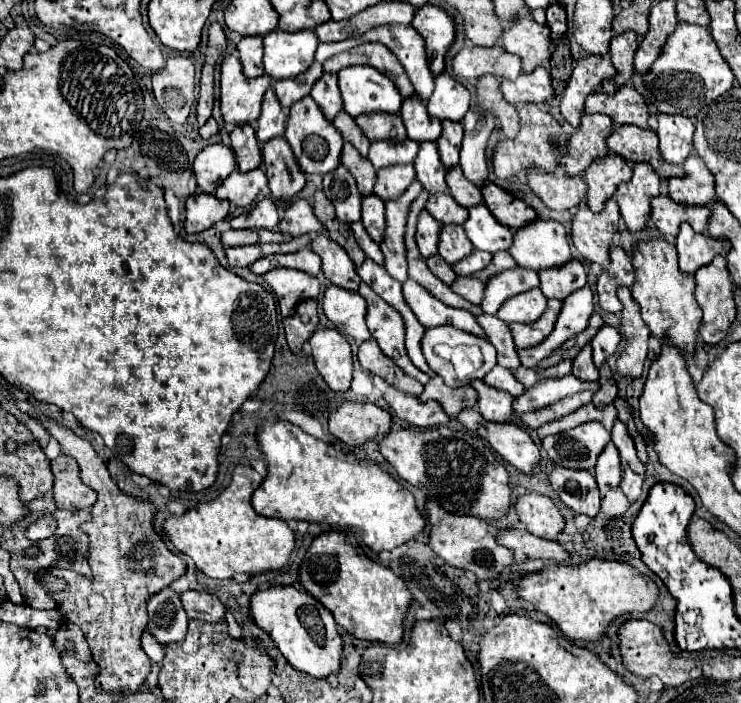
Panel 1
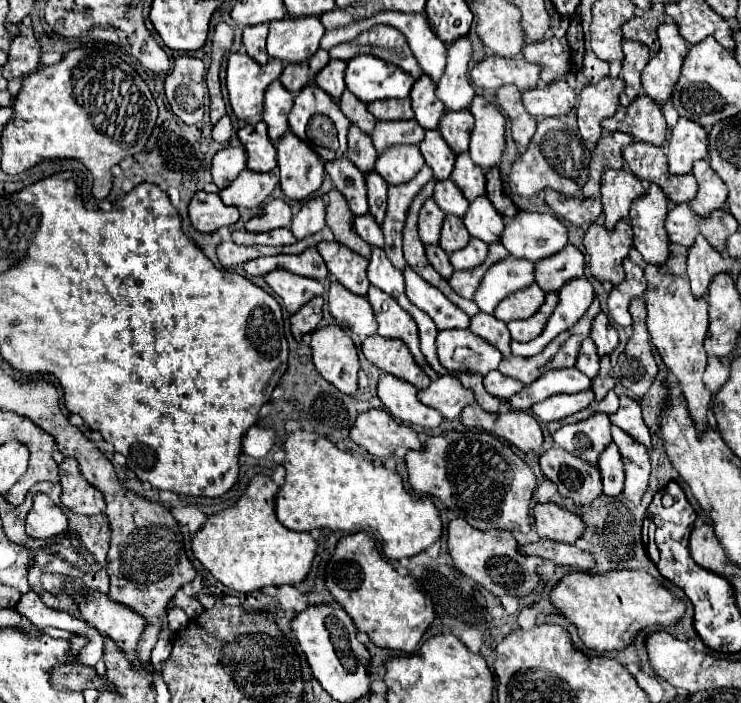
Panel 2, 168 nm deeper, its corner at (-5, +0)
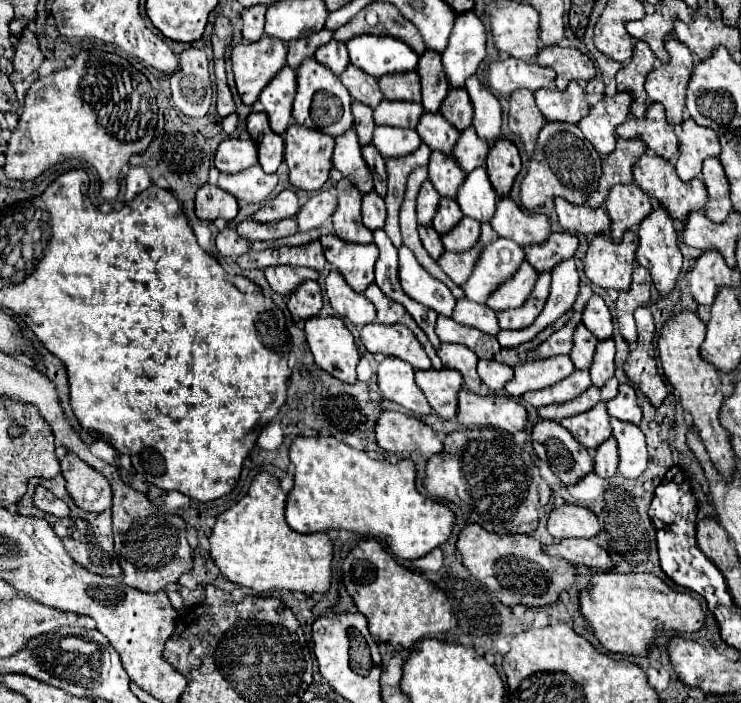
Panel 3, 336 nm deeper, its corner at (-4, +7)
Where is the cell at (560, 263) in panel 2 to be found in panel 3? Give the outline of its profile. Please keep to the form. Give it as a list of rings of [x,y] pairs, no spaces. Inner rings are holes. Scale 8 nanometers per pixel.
[[[553,232],[543,244],[525,246],[525,260],[537,270],[537,274],[551,272],[557,262],[569,260],[575,256],[579,248],[579,240],[575,234],[569,232]]]

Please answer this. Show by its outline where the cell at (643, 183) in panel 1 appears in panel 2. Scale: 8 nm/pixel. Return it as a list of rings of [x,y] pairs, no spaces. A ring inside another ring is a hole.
[[[650,185],[648,193],[630,209],[630,225],[634,229],[634,249],[646,265],[664,265],[670,257],[670,241],[664,229],[668,215],[668,199],[658,185]]]

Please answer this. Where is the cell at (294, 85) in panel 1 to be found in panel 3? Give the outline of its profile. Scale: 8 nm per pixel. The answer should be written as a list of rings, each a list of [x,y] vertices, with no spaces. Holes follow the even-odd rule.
[[[319,30],[317,34],[311,34],[307,38],[299,38],[295,42],[287,44],[287,66],[297,70],[301,66],[301,62],[305,58],[313,58],[315,50],[319,46],[325,46],[331,40],[331,32],[329,30]]]

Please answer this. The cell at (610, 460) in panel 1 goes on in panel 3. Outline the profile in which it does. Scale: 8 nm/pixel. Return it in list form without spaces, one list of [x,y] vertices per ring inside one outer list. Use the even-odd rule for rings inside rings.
[[[609,438],[609,440],[605,440],[599,448],[597,448],[597,452],[595,452],[595,474],[599,476],[599,478],[613,478],[613,476],[617,476],[617,464],[619,464],[619,458],[617,458],[619,454],[617,454],[617,446],[615,446],[615,438]]]

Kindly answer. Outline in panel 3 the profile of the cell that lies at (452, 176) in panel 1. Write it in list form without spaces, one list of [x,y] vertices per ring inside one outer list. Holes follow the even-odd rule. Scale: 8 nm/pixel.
[[[467,128],[461,132],[461,138],[453,148],[453,158],[465,170],[465,174],[469,174],[471,170],[483,166],[487,158],[487,150],[489,150],[487,142],[481,140],[473,128]]]

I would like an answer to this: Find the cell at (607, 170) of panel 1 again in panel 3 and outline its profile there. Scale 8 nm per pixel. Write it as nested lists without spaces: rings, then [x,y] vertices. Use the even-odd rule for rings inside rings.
[[[615,184],[609,190],[605,202],[607,214],[611,218],[611,240],[619,242],[623,232],[629,228],[637,228],[639,222],[651,212],[651,200],[639,186],[631,184]]]

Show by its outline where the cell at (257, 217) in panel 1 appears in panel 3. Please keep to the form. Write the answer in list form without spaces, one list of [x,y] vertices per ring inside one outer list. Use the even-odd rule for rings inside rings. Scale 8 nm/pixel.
[[[283,190],[273,200],[269,200],[263,208],[259,208],[253,214],[253,220],[257,220],[257,222],[277,222],[277,220],[295,216],[297,210],[299,210],[299,204],[297,204],[295,192],[293,190]]]

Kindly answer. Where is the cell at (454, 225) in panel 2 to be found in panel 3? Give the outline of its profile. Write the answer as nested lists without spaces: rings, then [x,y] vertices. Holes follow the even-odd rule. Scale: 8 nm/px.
[[[441,198],[439,202],[439,210],[433,218],[433,228],[439,234],[447,234],[449,230],[453,230],[453,226],[457,226],[457,222],[461,222],[463,212],[459,210],[459,204],[453,198]]]

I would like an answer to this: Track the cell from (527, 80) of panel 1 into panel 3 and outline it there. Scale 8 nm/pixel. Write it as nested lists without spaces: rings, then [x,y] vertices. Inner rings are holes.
[[[569,82],[567,90],[557,88],[543,88],[535,94],[537,108],[547,120],[563,120],[563,122],[579,122],[587,110],[589,104],[583,98],[583,88],[577,82]]]

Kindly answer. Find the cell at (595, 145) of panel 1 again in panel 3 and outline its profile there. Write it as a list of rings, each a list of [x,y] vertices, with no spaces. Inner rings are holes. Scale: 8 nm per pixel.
[[[617,138],[617,148],[607,158],[603,158],[603,176],[599,178],[595,194],[591,194],[591,198],[587,200],[587,206],[591,208],[603,206],[607,192],[613,184],[633,182],[631,166],[643,152],[645,152],[645,142],[639,142],[639,138],[629,138],[629,140]]]

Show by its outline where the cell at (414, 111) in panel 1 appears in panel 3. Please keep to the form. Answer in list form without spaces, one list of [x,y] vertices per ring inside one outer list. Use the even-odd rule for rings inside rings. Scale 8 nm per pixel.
[[[427,50],[421,58],[419,58],[419,66],[417,66],[417,74],[421,78],[421,86],[423,86],[423,110],[425,112],[439,112],[441,102],[445,100],[449,86],[443,74],[443,66],[441,66],[441,56],[437,52]]]

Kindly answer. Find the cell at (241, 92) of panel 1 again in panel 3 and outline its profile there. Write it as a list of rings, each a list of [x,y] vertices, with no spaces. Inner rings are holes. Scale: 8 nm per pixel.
[[[263,36],[255,44],[235,44],[231,50],[231,64],[237,92],[245,106],[253,106],[261,90],[269,80],[285,66],[287,46],[277,40]]]

